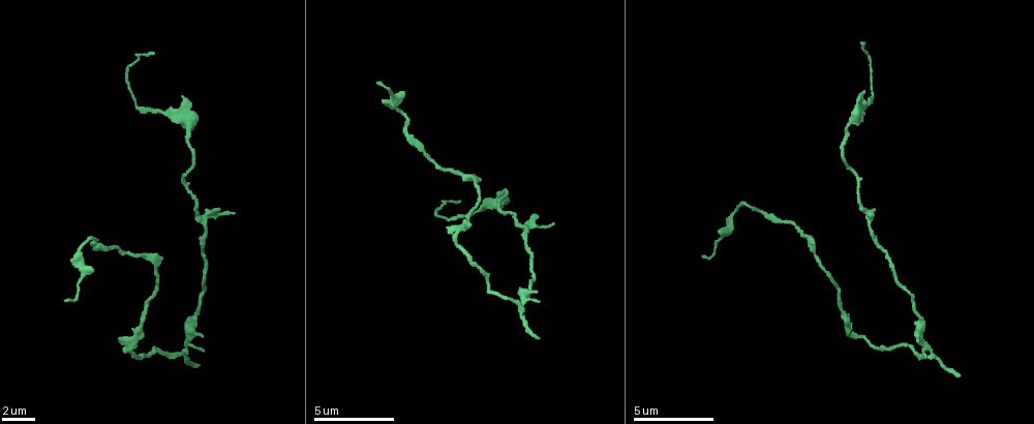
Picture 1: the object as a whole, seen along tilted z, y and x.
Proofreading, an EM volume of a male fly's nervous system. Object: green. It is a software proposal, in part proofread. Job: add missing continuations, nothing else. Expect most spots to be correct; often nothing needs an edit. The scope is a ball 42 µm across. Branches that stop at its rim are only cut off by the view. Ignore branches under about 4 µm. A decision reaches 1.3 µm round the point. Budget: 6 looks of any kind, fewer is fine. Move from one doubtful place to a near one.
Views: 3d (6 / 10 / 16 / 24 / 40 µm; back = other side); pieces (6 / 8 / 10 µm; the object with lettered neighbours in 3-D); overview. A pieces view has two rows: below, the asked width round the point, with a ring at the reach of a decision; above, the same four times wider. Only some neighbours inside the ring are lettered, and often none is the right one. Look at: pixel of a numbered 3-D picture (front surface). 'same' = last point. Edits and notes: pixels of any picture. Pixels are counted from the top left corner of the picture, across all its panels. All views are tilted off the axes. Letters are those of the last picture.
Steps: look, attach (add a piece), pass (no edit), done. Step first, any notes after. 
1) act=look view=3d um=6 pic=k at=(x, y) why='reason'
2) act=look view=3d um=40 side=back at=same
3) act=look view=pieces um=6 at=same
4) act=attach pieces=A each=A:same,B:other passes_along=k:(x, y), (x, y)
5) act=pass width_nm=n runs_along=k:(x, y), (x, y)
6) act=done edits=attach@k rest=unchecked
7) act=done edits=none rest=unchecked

act=look view=3d um=10 pic=1 at=(153, 53) why='long arm stops here'

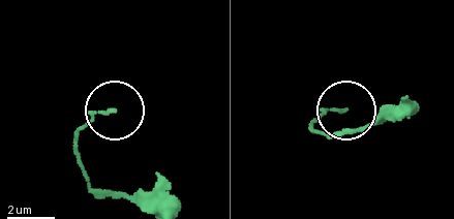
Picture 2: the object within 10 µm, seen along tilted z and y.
act=look view=pieces um=6 pic=2 at=(114, 109) why='what lies round it'

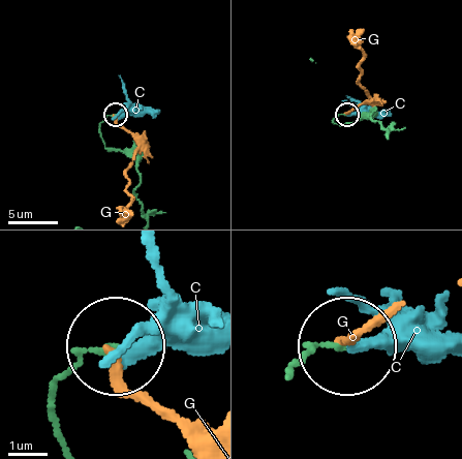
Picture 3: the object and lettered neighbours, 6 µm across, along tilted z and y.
act=pass width_nm=110 each=C:other,G:other runs_along=3:(64, 442), (55, 384), (109, 346) found='none of them fits'

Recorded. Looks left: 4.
act=look view=pieces um=6 pic=1 at=(869, 216) why='free end'

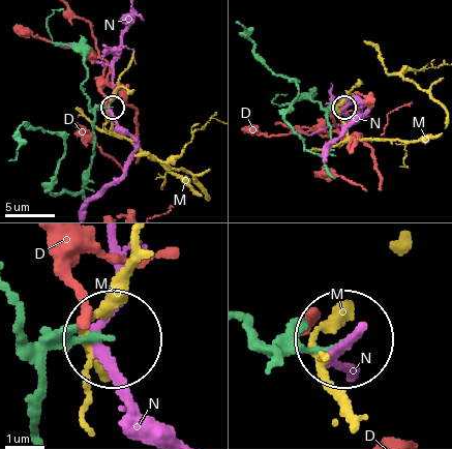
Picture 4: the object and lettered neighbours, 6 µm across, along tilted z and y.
act=pass each=D:other,M:other,N:other found='none of them fits'

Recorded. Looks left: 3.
act=look view=3d um=6 pic=1 at=(66, 302)

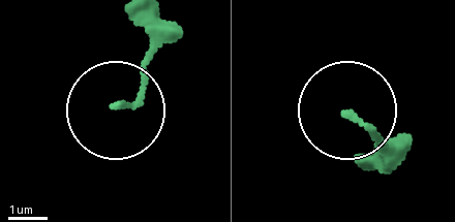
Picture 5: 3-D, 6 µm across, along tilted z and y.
act=look view=pieces um=10 pic=5 at=(347, 113)

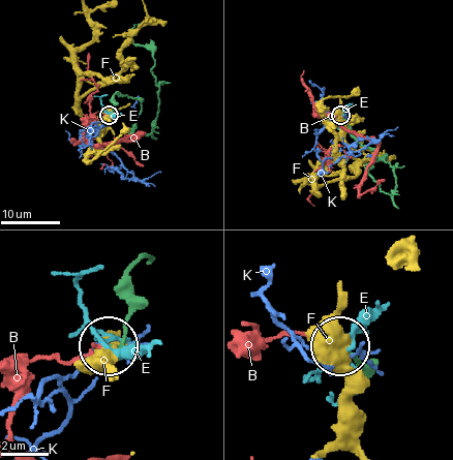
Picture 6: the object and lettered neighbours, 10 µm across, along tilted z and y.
act=pass each=B:other,E:other,F:other,K:other runs_along=6:(149, 259), (130, 275), (127, 326), (111, 345) found='none of them fits'

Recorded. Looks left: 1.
act=done edits=none rest=unchecked

